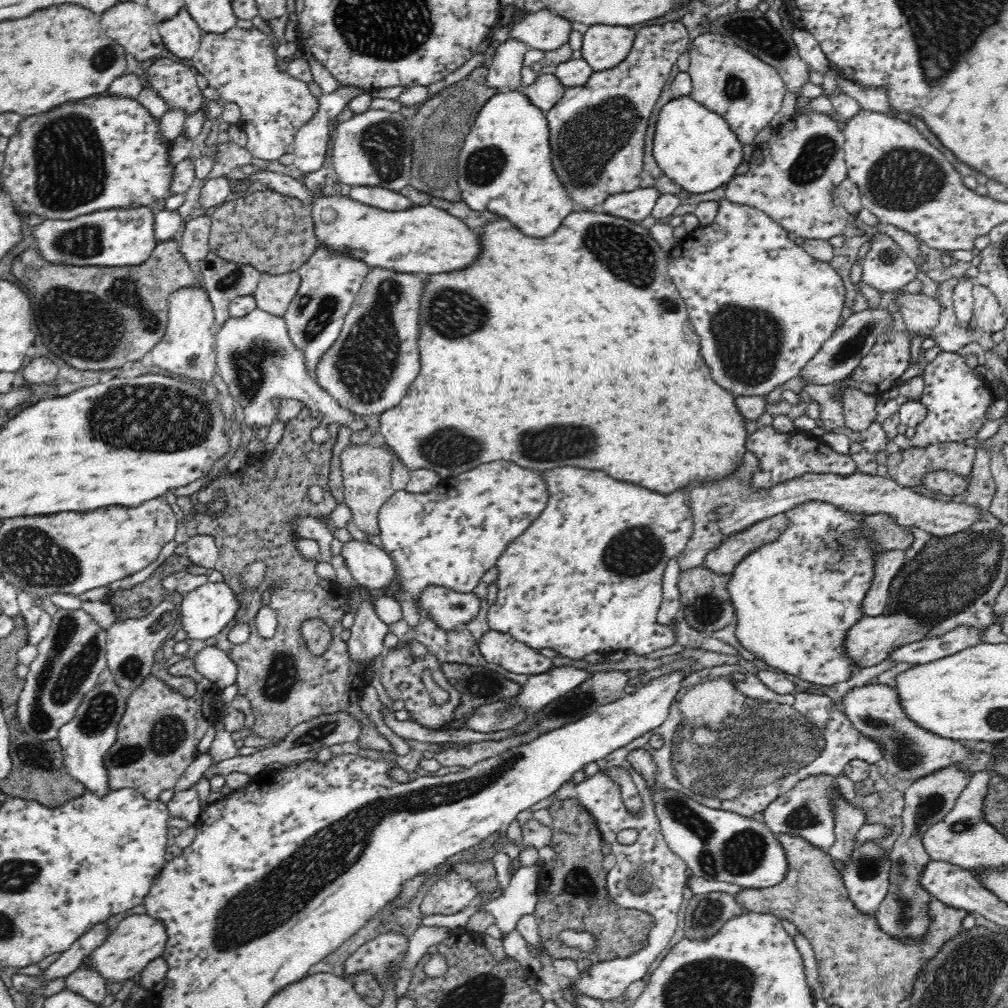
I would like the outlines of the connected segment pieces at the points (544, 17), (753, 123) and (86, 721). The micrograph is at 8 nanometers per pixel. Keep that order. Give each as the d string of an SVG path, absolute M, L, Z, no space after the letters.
M544 8L514 24L510 37L528 49L551 51L569 40L571 23Z
M701 34L693 40L689 57L688 73L693 86L690 96L726 117L744 143L752 143L756 134L782 110L787 90L783 77L735 40L721 34Z
M113 682L97 685L86 694L76 709L74 718L63 724L58 731L57 741L64 755L68 775L92 797L104 801L115 792L112 789L111 773L108 771L106 756L115 746L118 727L127 707L127 695Z

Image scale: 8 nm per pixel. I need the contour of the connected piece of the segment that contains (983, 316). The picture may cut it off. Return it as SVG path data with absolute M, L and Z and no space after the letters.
M977 284L973 298L975 300L973 319L978 325L986 333L1002 332L1006 328L1007 321L1002 315L1000 304L990 290L984 285Z

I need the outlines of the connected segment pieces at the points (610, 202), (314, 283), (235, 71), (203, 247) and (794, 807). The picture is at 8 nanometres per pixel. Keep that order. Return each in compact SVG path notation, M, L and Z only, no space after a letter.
M638 188L634 192L616 193L601 202L603 213L632 222L641 221L650 216L658 195L660 193L656 188Z
M319 241L316 250L299 268L300 287L284 316L292 338L307 353L312 375L318 358L339 337L346 316L352 309L356 296L362 291L362 284L366 282L370 270L368 261L357 257L351 249L339 249L326 241Z
M236 27L223 35L205 33L198 52L191 58L211 88L226 102L238 104L241 110L239 125L248 135L246 148L266 160L278 160L283 154L292 153L298 129L318 109L317 96L312 95L308 84L278 70L275 51L270 36L256 27Z
M205 213L186 222L180 251L186 255L189 263L196 263L211 251L211 230L212 215L210 214Z
M813 777L811 780L800 782L792 788L792 791L785 792L783 796L768 804L762 812L766 826L778 836L798 836L824 850L835 847L838 840L831 817L832 813L828 809L828 789L834 783L834 778L830 777Z

